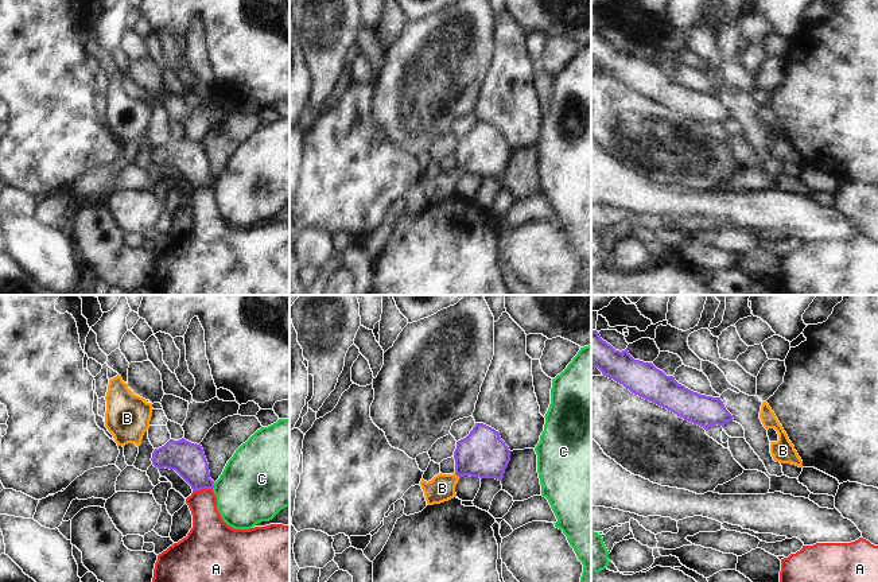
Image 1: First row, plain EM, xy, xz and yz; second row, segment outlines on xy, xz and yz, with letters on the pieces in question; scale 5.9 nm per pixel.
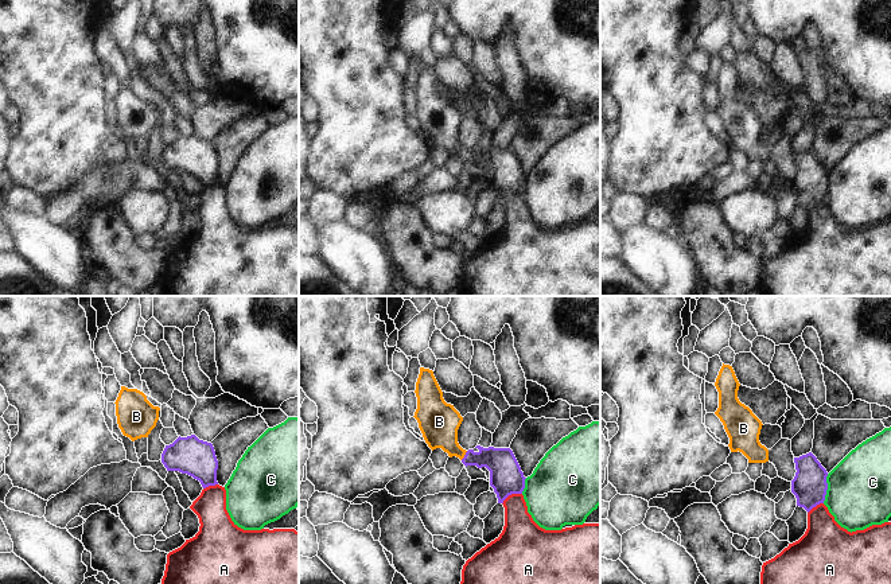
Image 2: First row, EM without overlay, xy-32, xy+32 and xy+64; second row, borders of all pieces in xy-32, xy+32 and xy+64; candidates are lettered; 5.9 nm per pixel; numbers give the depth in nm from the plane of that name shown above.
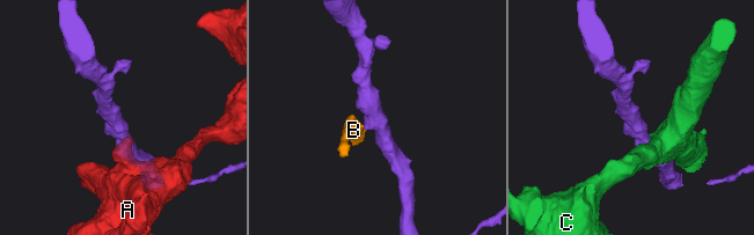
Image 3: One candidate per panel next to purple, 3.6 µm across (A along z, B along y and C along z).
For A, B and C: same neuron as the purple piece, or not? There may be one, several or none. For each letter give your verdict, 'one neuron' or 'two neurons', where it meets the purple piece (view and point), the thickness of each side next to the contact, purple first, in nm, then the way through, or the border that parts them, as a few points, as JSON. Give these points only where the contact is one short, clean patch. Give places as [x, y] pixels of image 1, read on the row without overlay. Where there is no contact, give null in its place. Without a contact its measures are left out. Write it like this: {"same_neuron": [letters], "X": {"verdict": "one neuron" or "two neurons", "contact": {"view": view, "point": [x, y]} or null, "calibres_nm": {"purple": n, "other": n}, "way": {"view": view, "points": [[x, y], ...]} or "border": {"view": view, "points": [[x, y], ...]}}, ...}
{"same_neuron": ["B"], "A": {"verdict": "two neurons", "contact": {"view": "xy", "point": [202, 186]}, "calibres_nm": {"purple": 200, "other": 200}, "border": {"view": "xy", "points": [[212, 186], [201, 186], [193, 190]]}}, "B": {"verdict": "one neuron", "contact": {"view": "xz", "point": [457, 173]}, "calibres_nm": {"purple": 280, "other": 160}, "way": {"view": "xz", "points": [[482, 151], [476, 154], [457, 173], [442, 186]]}}, "C": {"verdict": "two neurons", "contact": {"view": "xy", "point": [213, 183]}, "calibres_nm": {"purple": 200, "other": 420}}}

